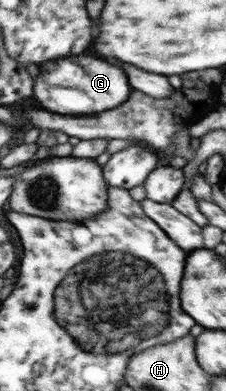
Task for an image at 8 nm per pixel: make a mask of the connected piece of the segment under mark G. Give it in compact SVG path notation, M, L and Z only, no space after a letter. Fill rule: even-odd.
M76 55L76 61L72 57L66 57L60 61L46 61L44 65L39 66L39 69L42 69L42 75L40 79L35 80L38 87L34 95L46 109L54 113L92 115L92 113L116 109L130 99L132 87L126 71L102 59L90 57L90 55Z

